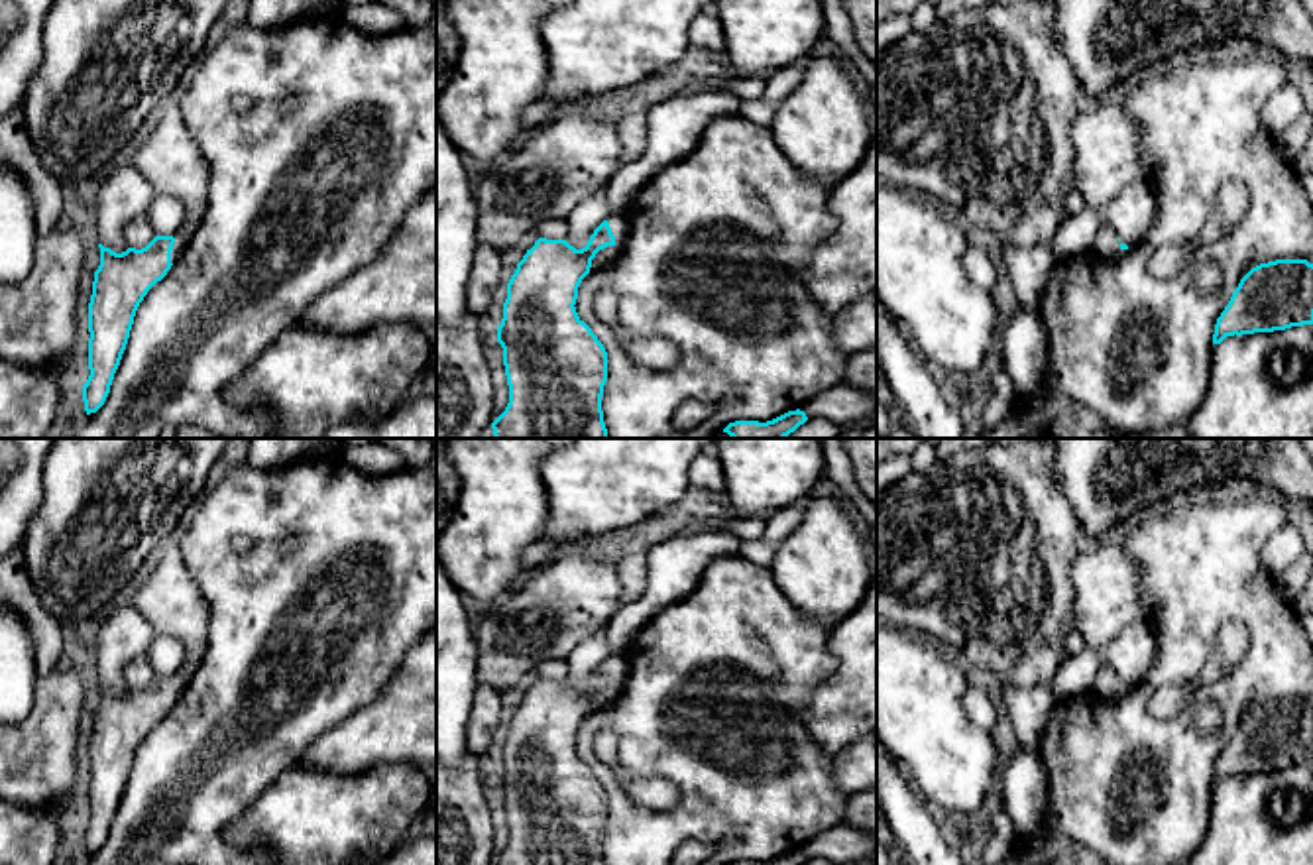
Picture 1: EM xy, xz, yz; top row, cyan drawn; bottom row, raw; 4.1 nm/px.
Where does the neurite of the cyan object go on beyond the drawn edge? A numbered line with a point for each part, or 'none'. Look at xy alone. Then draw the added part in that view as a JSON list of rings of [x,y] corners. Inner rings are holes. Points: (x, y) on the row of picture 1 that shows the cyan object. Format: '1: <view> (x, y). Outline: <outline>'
1: xy (171, 162). Outline: [[[177,104],[165,108],[159,126],[138,144],[126,163],[138,169],[157,195],[177,197],[185,204],[185,222],[173,234],[175,263],[199,228],[208,197],[208,165]]]

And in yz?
1: yz (1105, 244). Outline: [[[1103,224],[1093,240],[1093,250],[1107,261],[1118,261],[1126,256],[1128,250],[1122,250],[1124,242],[1116,236],[1116,232]]]

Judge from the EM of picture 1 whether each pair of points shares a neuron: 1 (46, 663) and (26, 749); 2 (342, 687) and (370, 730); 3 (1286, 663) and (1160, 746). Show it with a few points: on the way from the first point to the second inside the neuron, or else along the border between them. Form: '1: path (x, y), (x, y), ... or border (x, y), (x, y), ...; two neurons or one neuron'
1: border (59, 665), (40, 679); two neurons
2: border (392, 679), (370, 702), (352, 710), (319, 736); two neurons
3: path (1253, 683), (1239, 692), (1207, 692), (1190, 712); one neuron

